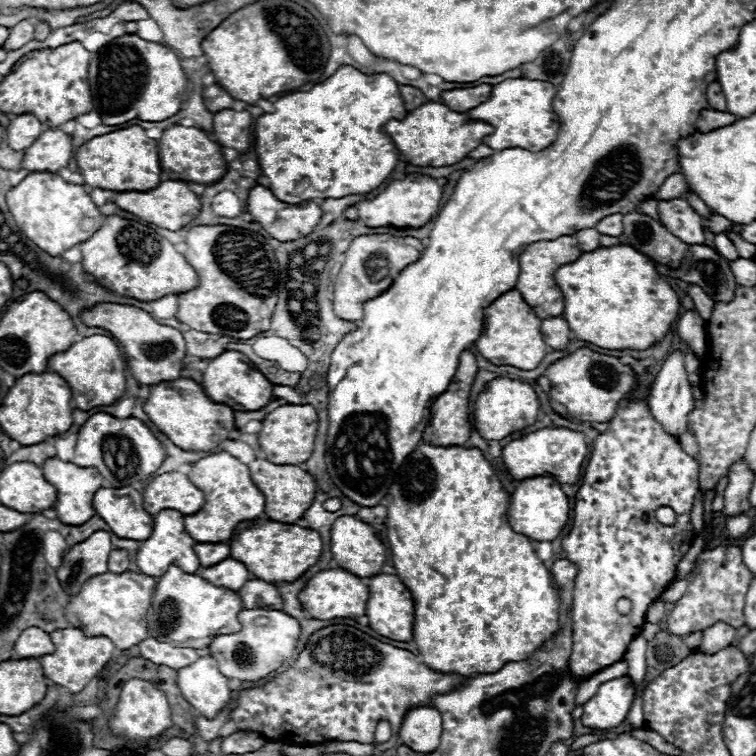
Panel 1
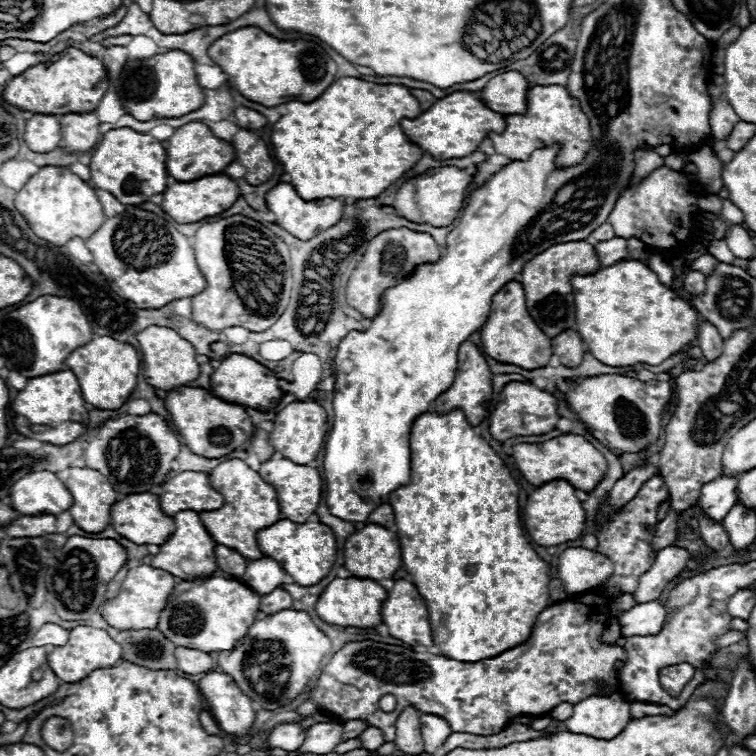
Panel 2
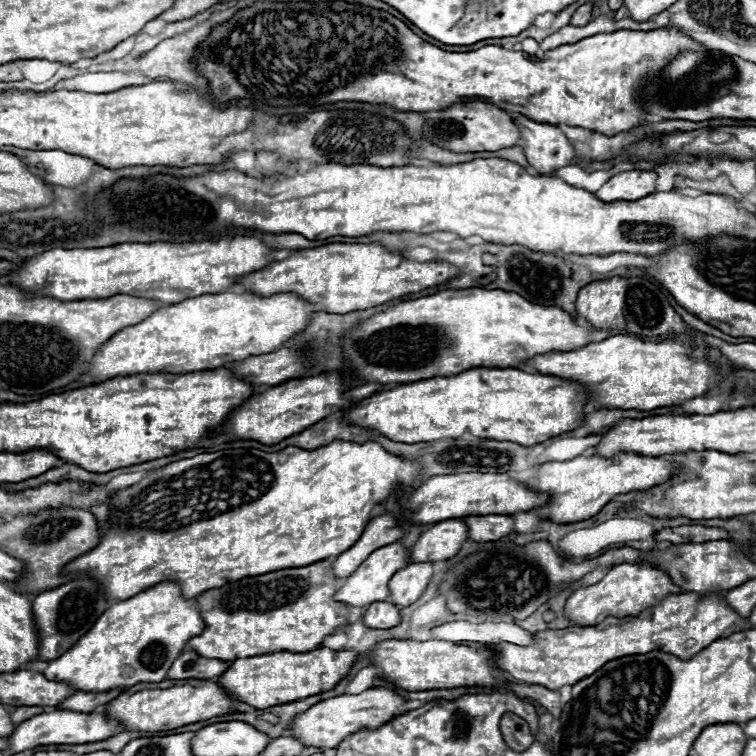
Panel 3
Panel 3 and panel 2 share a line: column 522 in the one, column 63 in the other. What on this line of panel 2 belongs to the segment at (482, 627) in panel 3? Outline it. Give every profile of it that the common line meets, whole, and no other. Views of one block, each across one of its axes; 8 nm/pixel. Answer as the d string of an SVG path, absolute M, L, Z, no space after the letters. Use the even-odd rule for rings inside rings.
M44 624L34 636L32 646L60 646L68 642L68 630L56 624Z

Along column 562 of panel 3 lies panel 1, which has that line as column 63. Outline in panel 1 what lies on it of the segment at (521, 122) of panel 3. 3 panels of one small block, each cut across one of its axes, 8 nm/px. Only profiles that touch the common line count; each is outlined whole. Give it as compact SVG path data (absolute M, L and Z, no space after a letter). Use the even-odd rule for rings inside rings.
M58 128L42 132L30 148L26 148L22 158L22 168L28 172L56 172L64 168L74 156L72 140Z

